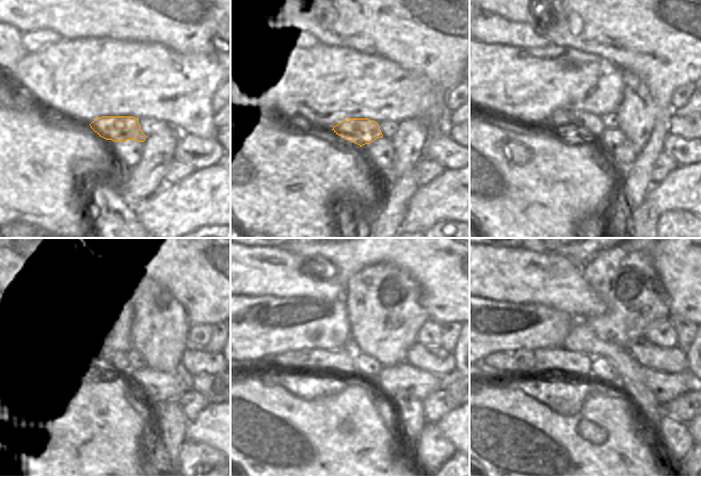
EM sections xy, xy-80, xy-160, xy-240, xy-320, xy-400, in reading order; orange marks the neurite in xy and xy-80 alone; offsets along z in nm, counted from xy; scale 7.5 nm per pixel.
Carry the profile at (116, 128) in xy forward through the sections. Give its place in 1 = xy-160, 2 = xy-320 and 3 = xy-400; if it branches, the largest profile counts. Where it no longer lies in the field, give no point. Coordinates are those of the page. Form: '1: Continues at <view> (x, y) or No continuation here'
1: Continues at xy-160 (586, 123)
2: Continues at xy-320 (340, 360)
3: Continues at xy-400 (550, 359).

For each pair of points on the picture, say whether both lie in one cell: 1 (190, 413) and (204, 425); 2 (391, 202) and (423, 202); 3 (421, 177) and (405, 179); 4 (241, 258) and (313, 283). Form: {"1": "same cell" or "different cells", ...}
{"1": "different cells", "2": "different cells", "3": "different cells", "4": "same cell"}

